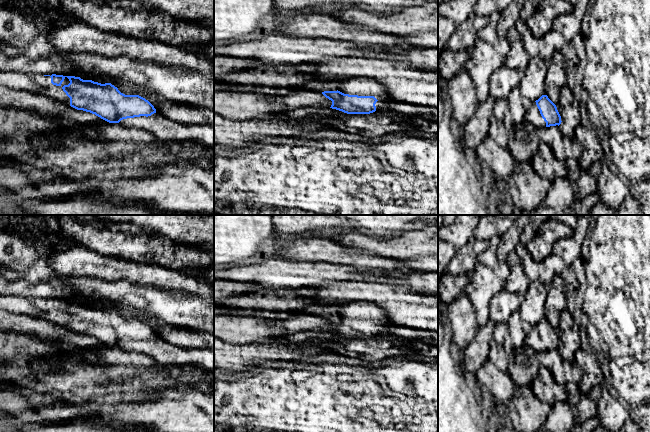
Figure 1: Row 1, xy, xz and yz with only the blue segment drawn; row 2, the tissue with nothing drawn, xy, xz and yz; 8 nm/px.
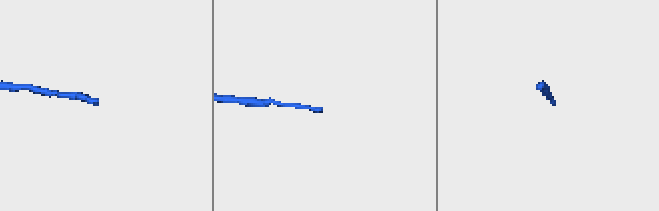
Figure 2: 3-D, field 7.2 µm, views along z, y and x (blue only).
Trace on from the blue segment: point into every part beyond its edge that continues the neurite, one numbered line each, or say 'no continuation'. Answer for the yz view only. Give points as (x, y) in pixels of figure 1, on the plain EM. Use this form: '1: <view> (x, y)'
1: yz (532, 339)

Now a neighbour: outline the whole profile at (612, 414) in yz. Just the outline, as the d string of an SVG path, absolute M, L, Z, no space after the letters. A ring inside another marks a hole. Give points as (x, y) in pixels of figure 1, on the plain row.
M597 385L589 393L597 406L600 425L609 432L619 432L629 418L628 410L618 402L606 385Z

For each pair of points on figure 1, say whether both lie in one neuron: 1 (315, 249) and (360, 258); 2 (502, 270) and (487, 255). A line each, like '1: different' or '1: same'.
1: same
2: same

